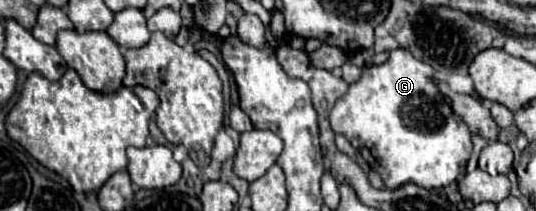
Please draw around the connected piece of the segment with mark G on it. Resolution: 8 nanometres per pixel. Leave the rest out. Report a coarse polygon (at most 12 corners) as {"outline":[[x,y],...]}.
{"outline":[[409,50],[333,106],[387,188],[449,186],[471,130]]}

